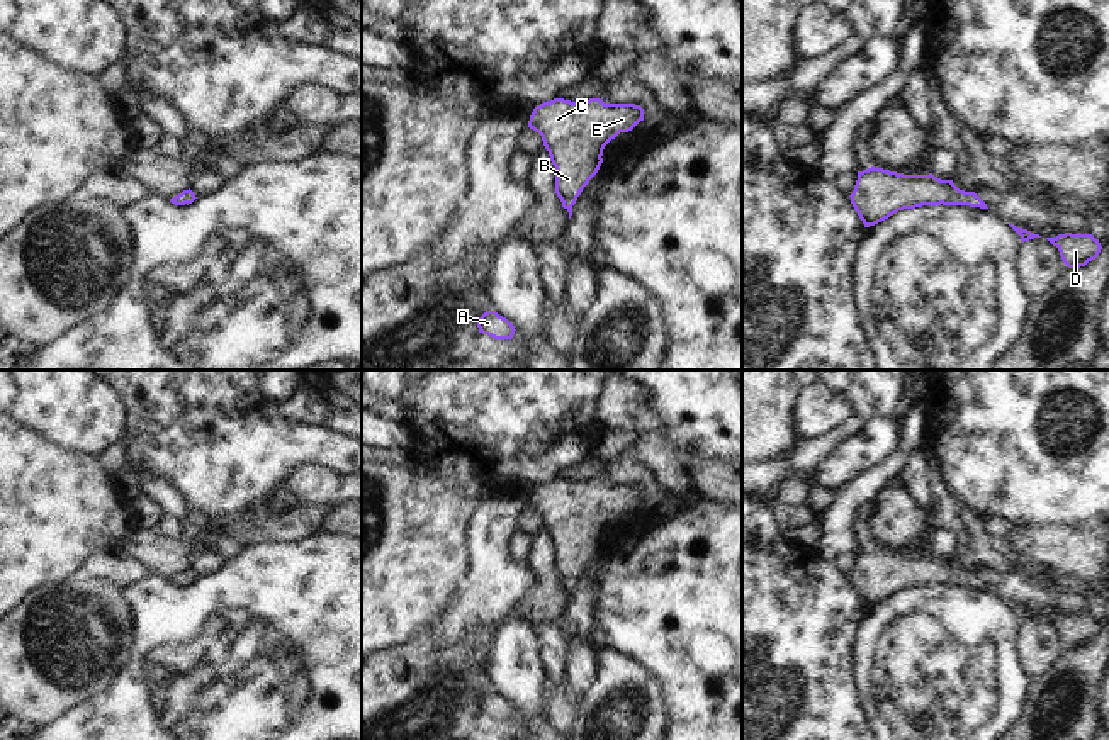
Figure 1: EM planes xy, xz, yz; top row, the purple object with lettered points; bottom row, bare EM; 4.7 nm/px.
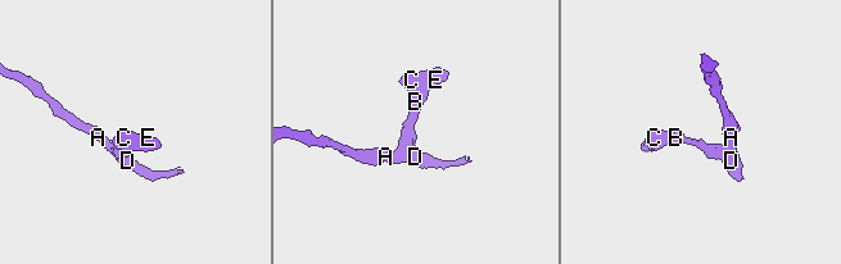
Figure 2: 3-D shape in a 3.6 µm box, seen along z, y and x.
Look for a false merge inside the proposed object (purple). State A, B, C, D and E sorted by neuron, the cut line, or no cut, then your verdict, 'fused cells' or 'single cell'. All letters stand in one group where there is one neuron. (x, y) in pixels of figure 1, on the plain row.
A B C D E | no cut | single cell

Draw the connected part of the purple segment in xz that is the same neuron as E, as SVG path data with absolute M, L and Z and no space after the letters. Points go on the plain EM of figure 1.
M554 479L537 485L528 507L542 516L555 547L555 574L572 596L572 586L583 569L598 553L605 526L620 513L644 501L635 484L605 484L600 479L571 482Z

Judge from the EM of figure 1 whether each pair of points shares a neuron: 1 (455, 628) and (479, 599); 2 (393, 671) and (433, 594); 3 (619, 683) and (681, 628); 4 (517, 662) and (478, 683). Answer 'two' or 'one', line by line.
1: one
2: two
3: two
4: two

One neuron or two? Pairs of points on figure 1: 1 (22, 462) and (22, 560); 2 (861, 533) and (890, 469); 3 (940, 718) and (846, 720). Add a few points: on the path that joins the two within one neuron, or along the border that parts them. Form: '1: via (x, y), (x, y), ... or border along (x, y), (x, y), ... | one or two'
1: via (22, 486), (22, 537) | one
2: border along (855, 520), (855, 543), (860, 550) | two
3: border along (855, 683), (860, 706), (868, 722) | two

